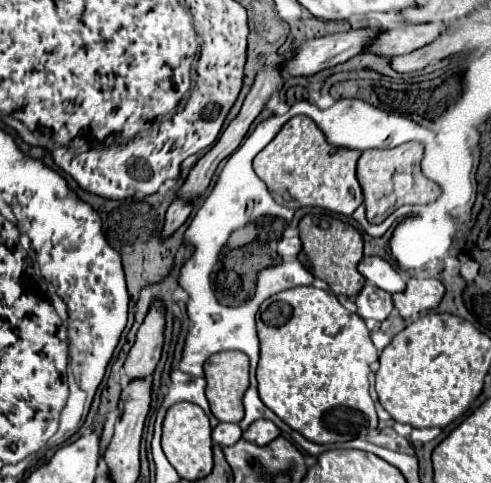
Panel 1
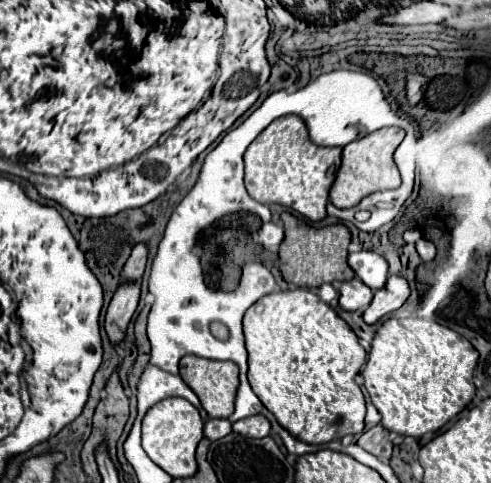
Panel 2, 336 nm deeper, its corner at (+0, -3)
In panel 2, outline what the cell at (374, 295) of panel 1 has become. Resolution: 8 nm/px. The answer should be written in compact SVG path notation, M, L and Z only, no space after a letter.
M357 277L341 283L339 287L339 305L345 311L357 311L357 309L363 311L369 305L371 297L373 297L373 291Z

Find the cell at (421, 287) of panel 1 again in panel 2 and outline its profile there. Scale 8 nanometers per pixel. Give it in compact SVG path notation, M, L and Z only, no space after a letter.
M389 275L385 287L373 293L369 307L363 311L363 321L369 325L377 323L381 317L397 311L407 301L407 297L409 297L407 281L399 275Z

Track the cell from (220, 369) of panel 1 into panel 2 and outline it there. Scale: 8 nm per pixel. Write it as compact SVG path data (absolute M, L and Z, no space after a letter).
M187 355L179 361L179 375L195 391L209 417L229 417L235 411L239 369L231 361L209 361Z

